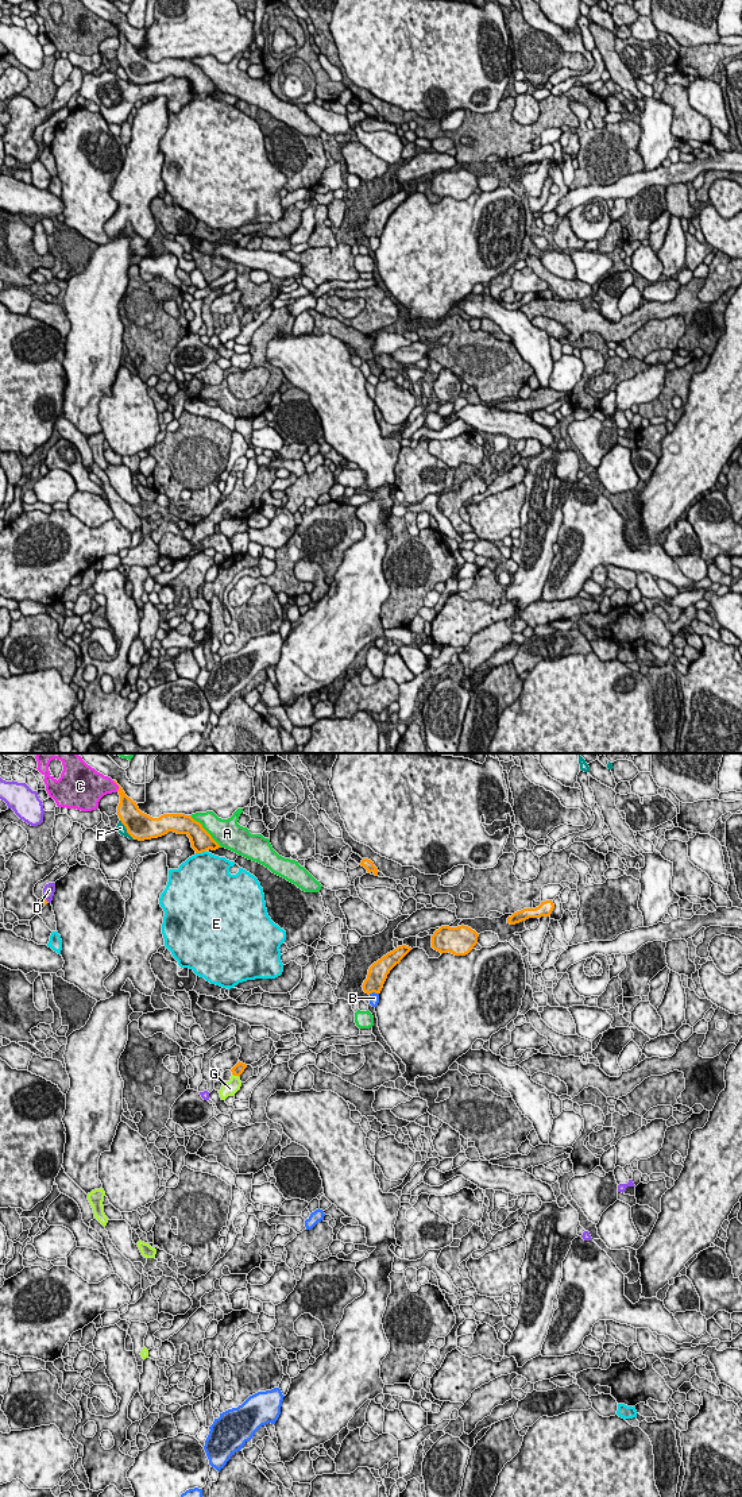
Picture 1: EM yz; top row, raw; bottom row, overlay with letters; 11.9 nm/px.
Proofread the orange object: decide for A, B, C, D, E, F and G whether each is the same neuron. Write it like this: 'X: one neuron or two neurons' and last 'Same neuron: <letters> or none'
A: two neurons
B: two neurons
C: two neurons
D: two neurons
E: two neurons
F: two neurons
G: one neuron
Same neuron: G

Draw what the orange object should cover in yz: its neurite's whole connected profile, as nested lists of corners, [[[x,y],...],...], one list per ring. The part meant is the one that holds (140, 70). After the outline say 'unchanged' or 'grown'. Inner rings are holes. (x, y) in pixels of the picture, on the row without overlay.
[[[120,30],[117,36],[120,39],[117,59],[132,82],[144,85],[174,76],[177,78],[186,78],[196,97],[221,92],[192,59],[163,58],[159,62],[152,62],[142,57],[136,46],[128,42]]]; unchanged

